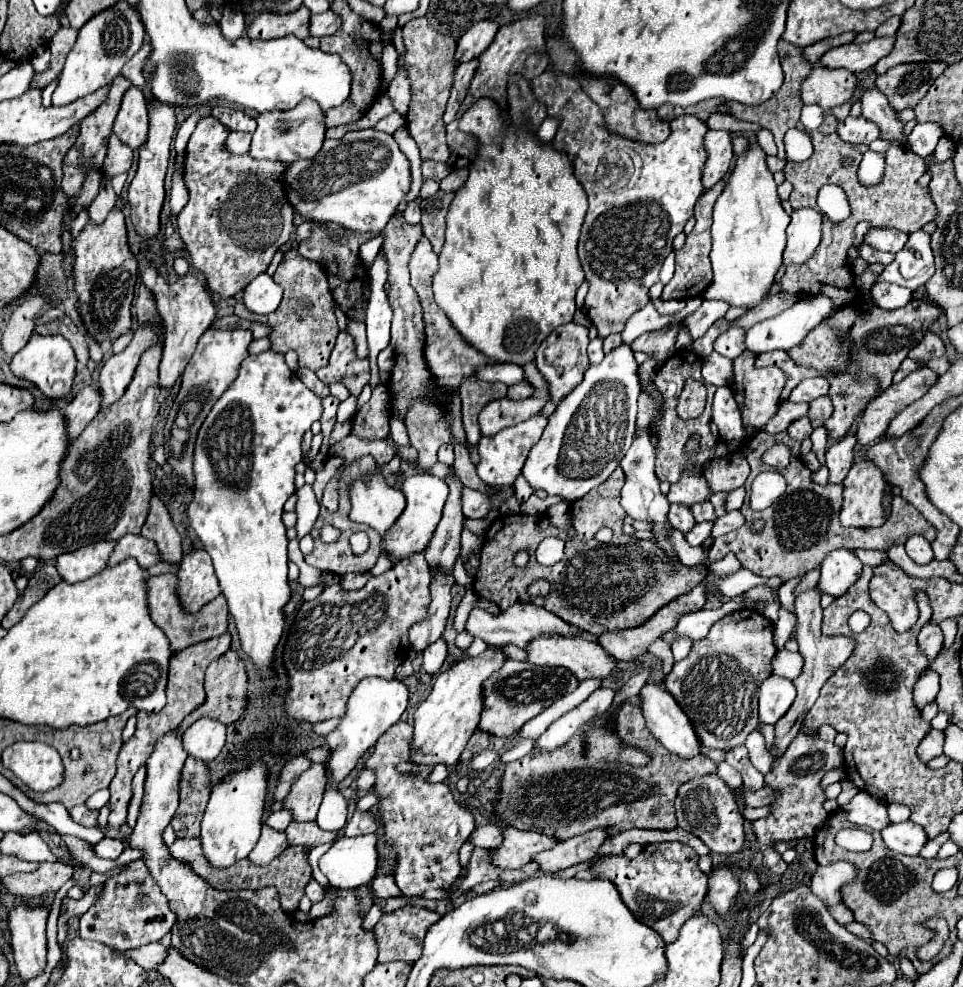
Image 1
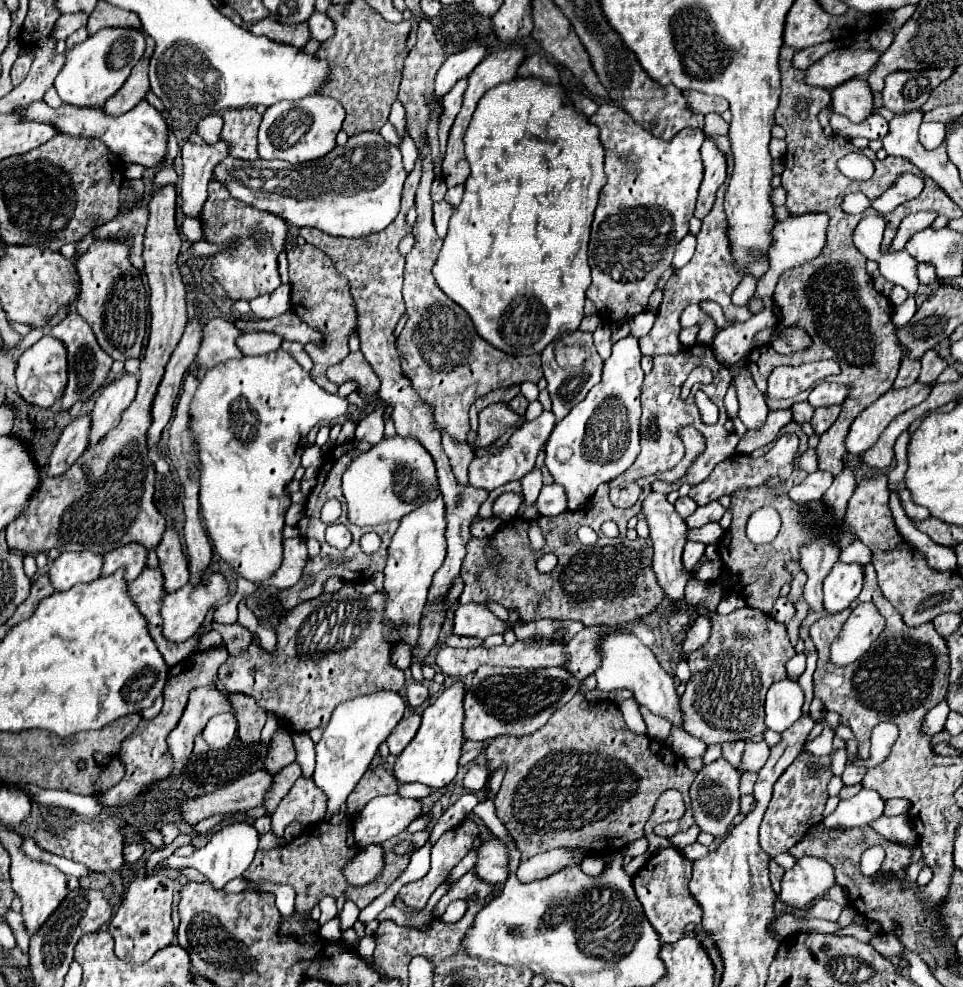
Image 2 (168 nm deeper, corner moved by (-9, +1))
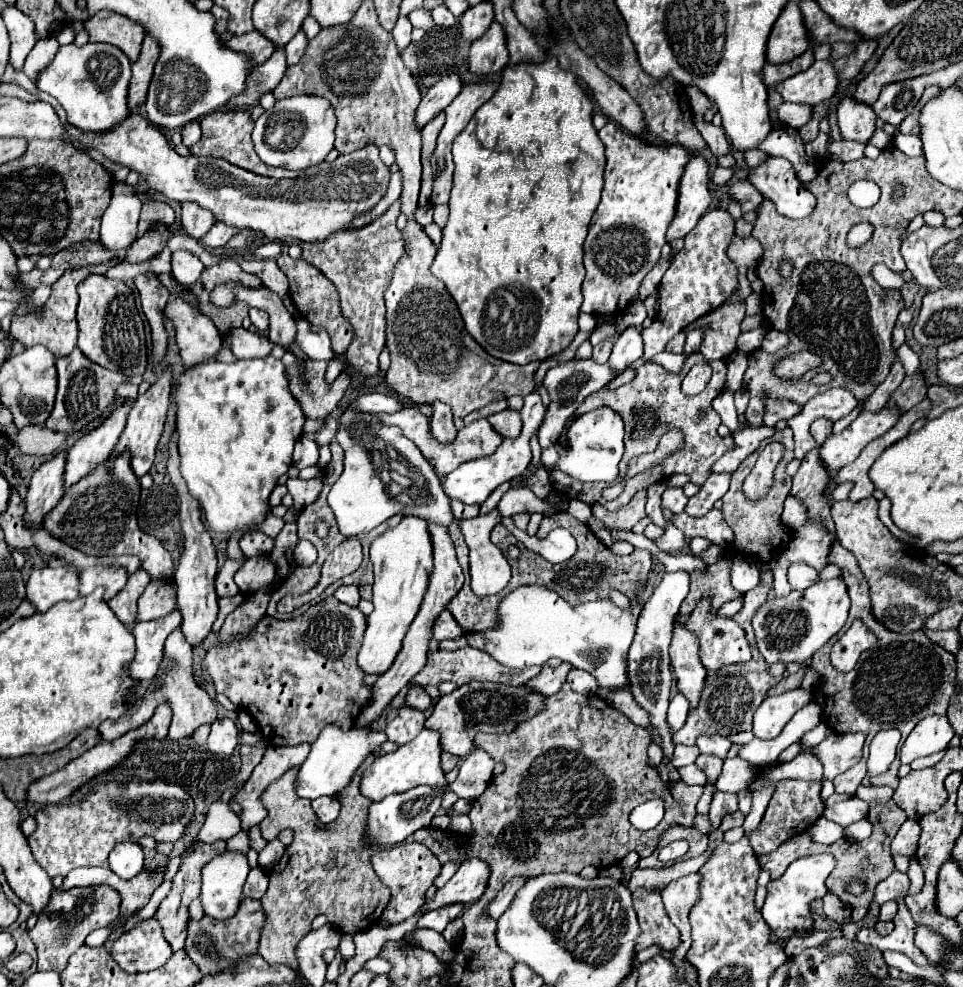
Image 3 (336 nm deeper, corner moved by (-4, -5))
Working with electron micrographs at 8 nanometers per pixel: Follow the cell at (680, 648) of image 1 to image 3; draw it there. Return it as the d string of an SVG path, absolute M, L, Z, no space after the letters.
M676 692L676 696L670 700L670 708L668 708L668 724L672 726L674 732L682 726L686 716L688 716L688 700L682 692Z

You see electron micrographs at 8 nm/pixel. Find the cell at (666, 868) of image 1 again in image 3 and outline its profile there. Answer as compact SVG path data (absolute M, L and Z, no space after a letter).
M638 888L632 892L632 900L642 928L636 948L644 950L652 944L658 944L664 952L672 952L678 946L680 938L678 938L678 928L668 920L664 912L660 890Z

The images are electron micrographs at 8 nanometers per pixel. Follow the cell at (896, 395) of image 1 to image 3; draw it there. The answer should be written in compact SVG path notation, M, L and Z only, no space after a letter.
M882 408L878 412L862 412L842 434L830 436L820 446L822 462L830 472L844 468L856 460L868 442L886 434L898 422L898 418L898 410Z

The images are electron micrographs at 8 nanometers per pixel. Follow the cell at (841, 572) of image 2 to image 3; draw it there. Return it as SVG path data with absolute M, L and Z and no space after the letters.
M842 578L818 580L802 592L790 592L786 598L776 598L766 602L754 616L756 644L768 664L774 662L810 662L812 654L820 650L834 634L838 634L848 618L850 596L846 594L846 584Z

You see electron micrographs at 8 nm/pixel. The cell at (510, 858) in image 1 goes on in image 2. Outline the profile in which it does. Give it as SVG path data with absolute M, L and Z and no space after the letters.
M485 838L485 842L477 852L477 862L473 870L479 876L479 880L501 886L509 872L507 864L509 864L509 854L505 844L499 842L497 838Z

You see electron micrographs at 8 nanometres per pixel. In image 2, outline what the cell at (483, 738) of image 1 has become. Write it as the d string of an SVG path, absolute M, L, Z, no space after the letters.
M465 742L463 744L463 752L461 752L461 758L459 758L459 766L465 766L469 762L473 762L479 752L483 750L483 744L481 742Z

